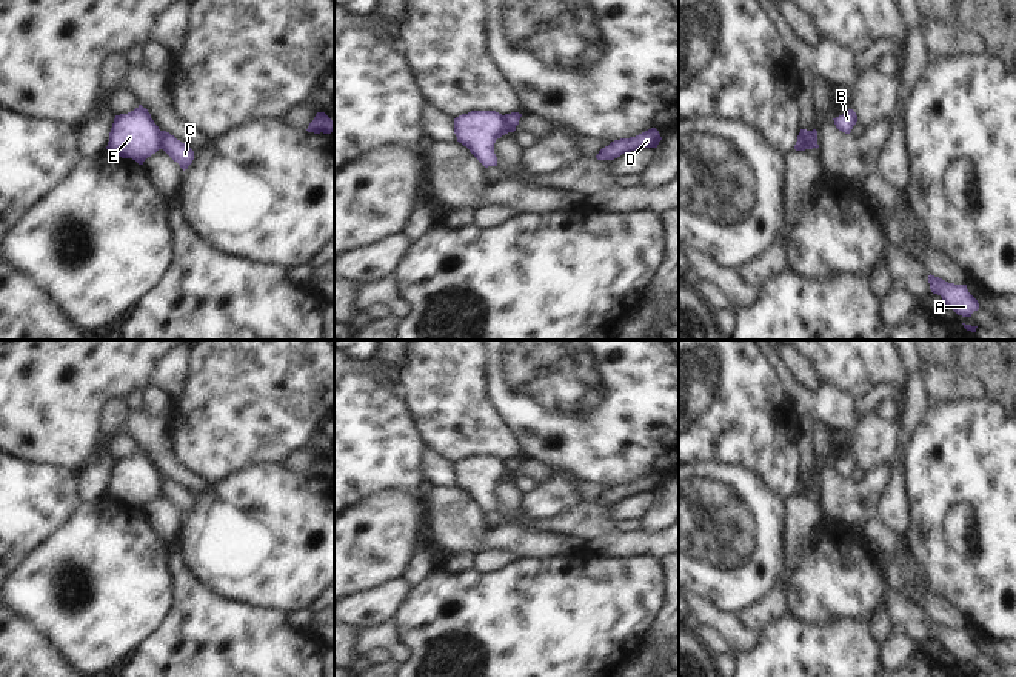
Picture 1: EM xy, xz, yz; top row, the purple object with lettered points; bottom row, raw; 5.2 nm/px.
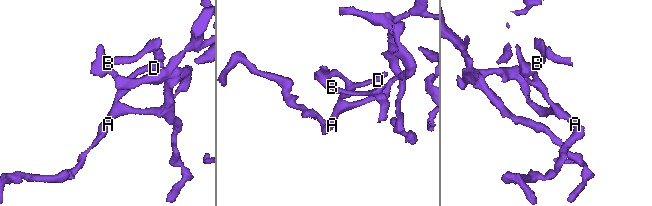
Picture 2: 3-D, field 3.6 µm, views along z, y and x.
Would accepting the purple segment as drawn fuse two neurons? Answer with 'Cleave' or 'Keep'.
Cleave

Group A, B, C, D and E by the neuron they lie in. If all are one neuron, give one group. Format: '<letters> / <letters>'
A C D / B E

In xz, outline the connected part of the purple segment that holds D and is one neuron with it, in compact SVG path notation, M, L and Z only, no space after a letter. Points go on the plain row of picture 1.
M651 472L636 482L620 483L611 486L608 491L602 492L596 500L597 505L614 505L622 499L640 494L640 492L657 492L662 485L659 475Z

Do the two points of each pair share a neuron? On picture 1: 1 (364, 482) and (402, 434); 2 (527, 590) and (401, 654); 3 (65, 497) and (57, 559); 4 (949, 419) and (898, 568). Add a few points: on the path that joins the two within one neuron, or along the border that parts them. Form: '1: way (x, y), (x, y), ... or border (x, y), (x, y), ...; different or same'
1: way (367, 470), (390, 446); same
2: border (393, 619), (397, 639), (408, 653), (405, 660); different
3: border (82, 503), (62, 526), (33, 551); different
4: border (905, 546), (910, 551); different

